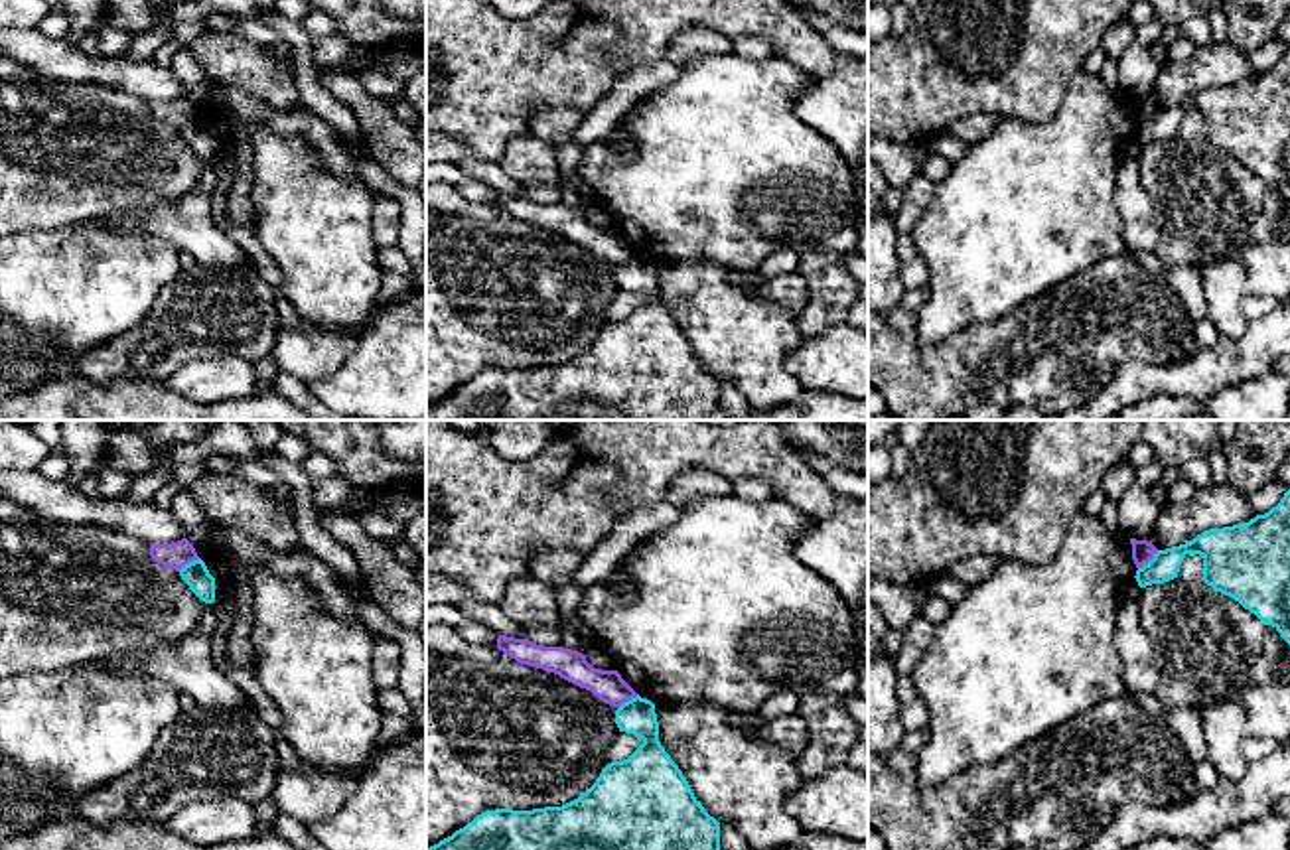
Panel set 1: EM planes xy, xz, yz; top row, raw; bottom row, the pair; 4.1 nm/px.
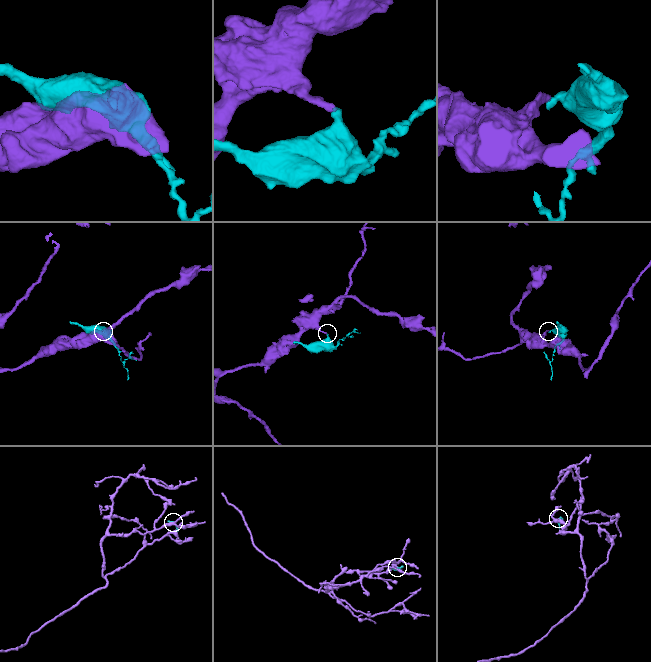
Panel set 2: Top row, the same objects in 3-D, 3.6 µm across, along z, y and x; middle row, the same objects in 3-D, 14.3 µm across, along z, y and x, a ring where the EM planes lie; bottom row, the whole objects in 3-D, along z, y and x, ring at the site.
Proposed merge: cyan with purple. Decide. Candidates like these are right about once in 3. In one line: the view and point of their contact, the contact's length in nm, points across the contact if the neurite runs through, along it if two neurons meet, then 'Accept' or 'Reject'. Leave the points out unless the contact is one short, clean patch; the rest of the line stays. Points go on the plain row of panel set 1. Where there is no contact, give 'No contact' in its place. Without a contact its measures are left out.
Touches cyan at yz (1150, 119). Shared border 120 nm. Boundary: yz (1158, 109), (1139, 127). Reject

